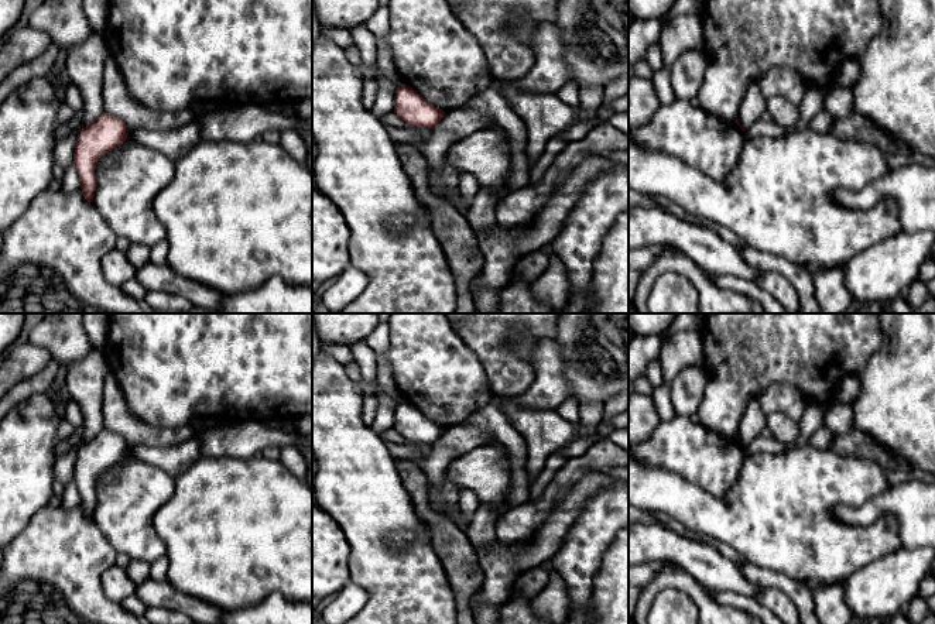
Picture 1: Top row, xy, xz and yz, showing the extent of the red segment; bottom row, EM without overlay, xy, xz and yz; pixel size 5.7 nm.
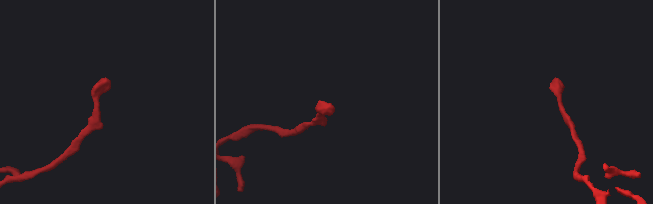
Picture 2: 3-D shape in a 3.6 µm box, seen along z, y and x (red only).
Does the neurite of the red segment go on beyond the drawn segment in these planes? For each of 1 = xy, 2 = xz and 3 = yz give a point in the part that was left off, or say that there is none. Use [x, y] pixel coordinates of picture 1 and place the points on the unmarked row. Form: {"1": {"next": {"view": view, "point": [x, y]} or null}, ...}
{"1": {"next": null}, "2": {"next": null}, "3": {"next": null}}

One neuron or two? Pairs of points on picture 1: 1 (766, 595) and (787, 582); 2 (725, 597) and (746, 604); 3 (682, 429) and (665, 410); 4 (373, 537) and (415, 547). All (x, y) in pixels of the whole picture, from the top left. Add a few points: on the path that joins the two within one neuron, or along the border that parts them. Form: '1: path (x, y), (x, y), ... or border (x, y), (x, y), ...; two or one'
1: border (763, 588), (778, 588), (798, 609); two
2: path (730, 599), (740, 602); one
3: border (677, 415), (661, 421); two
4: path (382, 548), (390, 556), (404, 556); one

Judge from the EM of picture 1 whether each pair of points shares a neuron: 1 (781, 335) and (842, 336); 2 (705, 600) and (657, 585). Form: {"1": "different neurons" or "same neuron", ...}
{"1": "same neuron", "2": "same neuron"}

